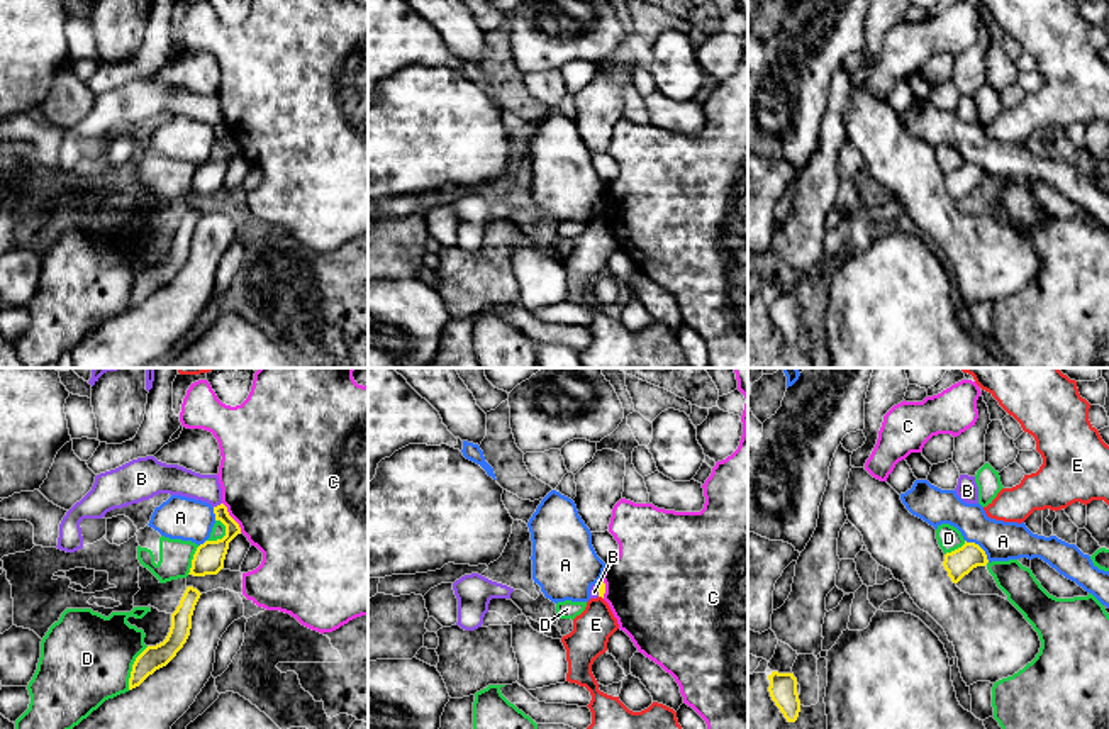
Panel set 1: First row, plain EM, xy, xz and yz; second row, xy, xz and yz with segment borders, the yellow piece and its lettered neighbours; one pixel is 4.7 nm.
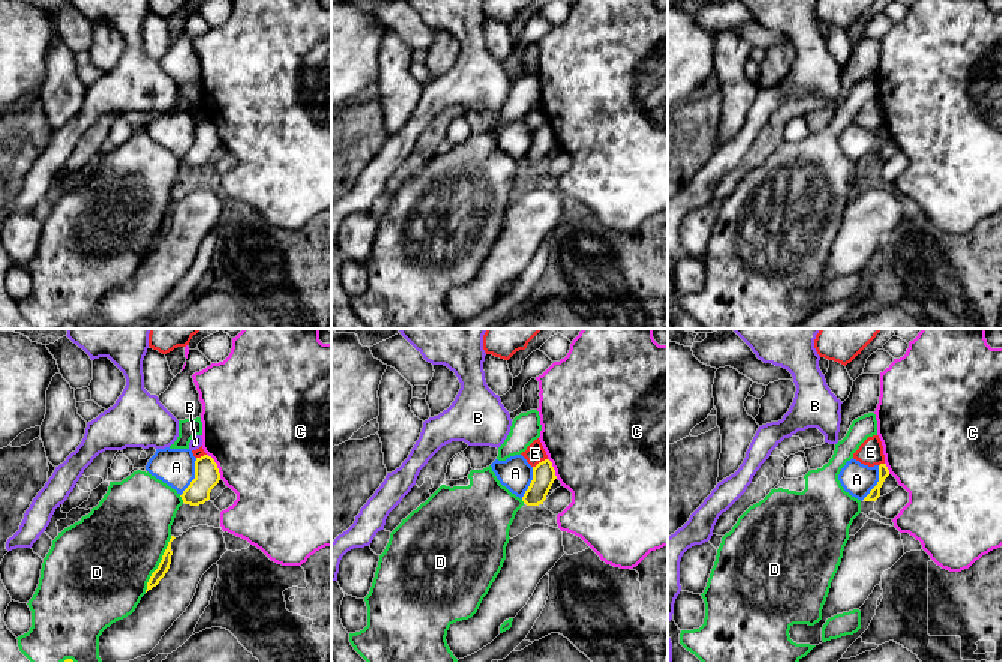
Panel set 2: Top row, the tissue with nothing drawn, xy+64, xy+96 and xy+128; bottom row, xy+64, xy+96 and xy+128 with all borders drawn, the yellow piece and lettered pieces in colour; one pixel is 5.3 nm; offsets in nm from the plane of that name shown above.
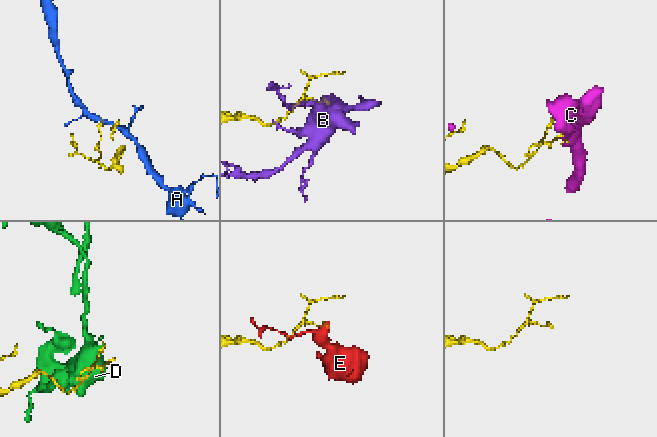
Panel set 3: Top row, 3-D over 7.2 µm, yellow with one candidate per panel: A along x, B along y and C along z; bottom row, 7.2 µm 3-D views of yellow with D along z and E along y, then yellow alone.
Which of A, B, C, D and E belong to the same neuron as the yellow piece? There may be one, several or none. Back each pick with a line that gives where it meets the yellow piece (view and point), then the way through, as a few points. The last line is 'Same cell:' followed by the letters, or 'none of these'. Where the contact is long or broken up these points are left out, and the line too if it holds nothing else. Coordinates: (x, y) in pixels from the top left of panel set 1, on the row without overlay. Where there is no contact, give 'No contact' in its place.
Same cell: none of these

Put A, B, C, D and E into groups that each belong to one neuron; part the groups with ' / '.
A / B / C / D / E

